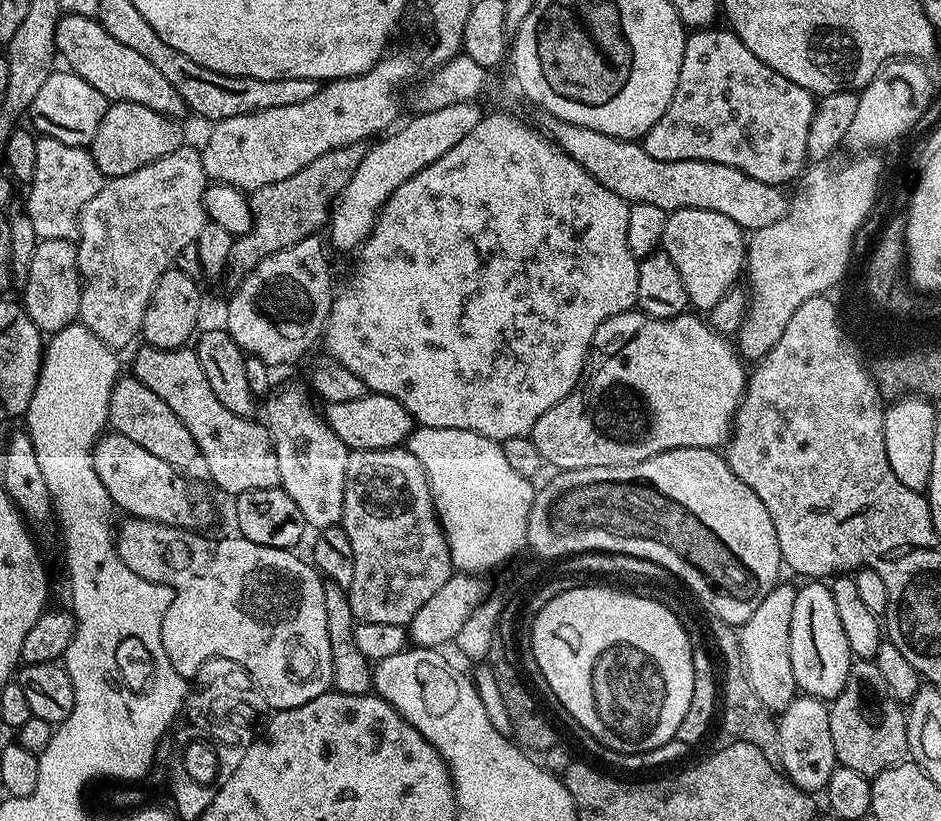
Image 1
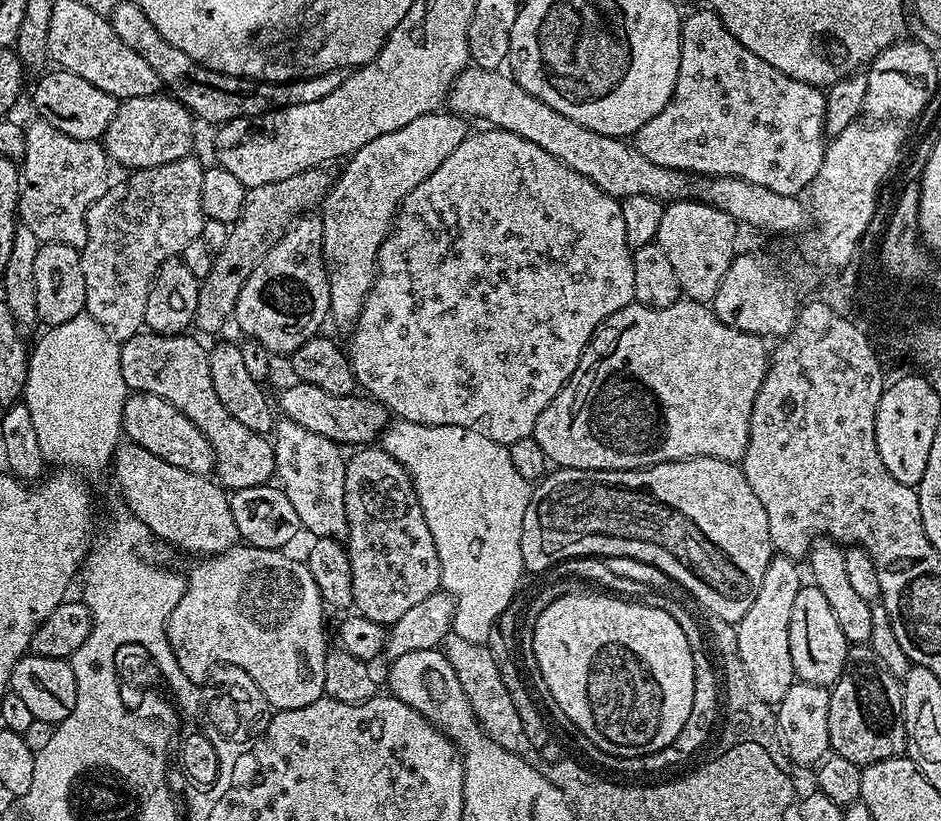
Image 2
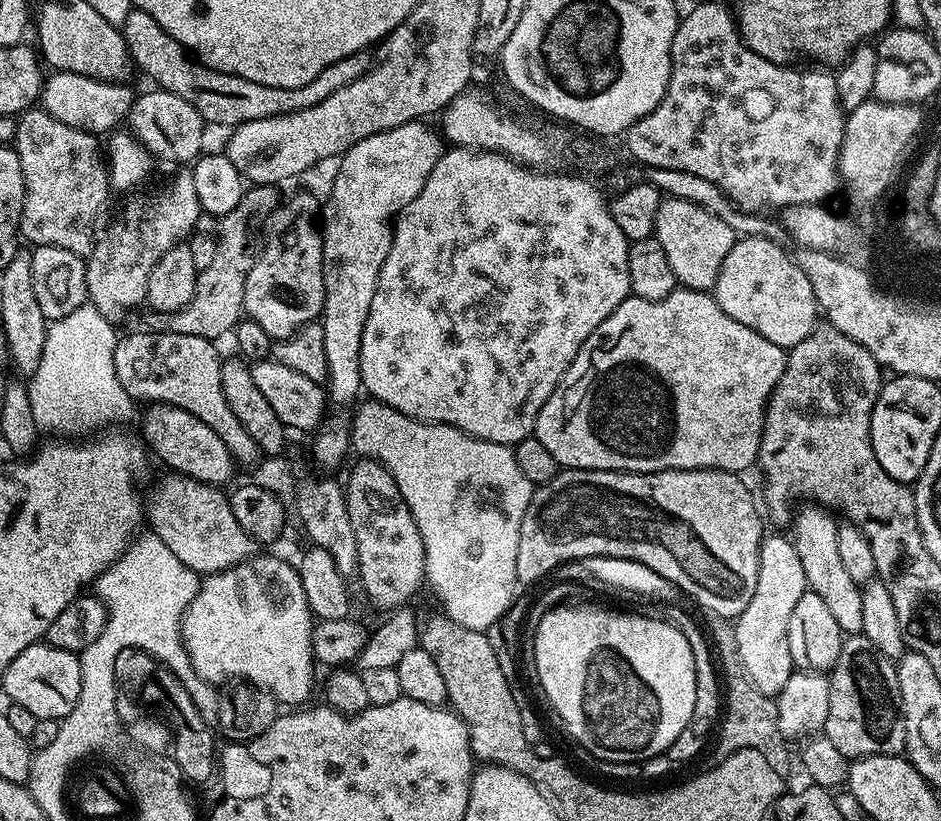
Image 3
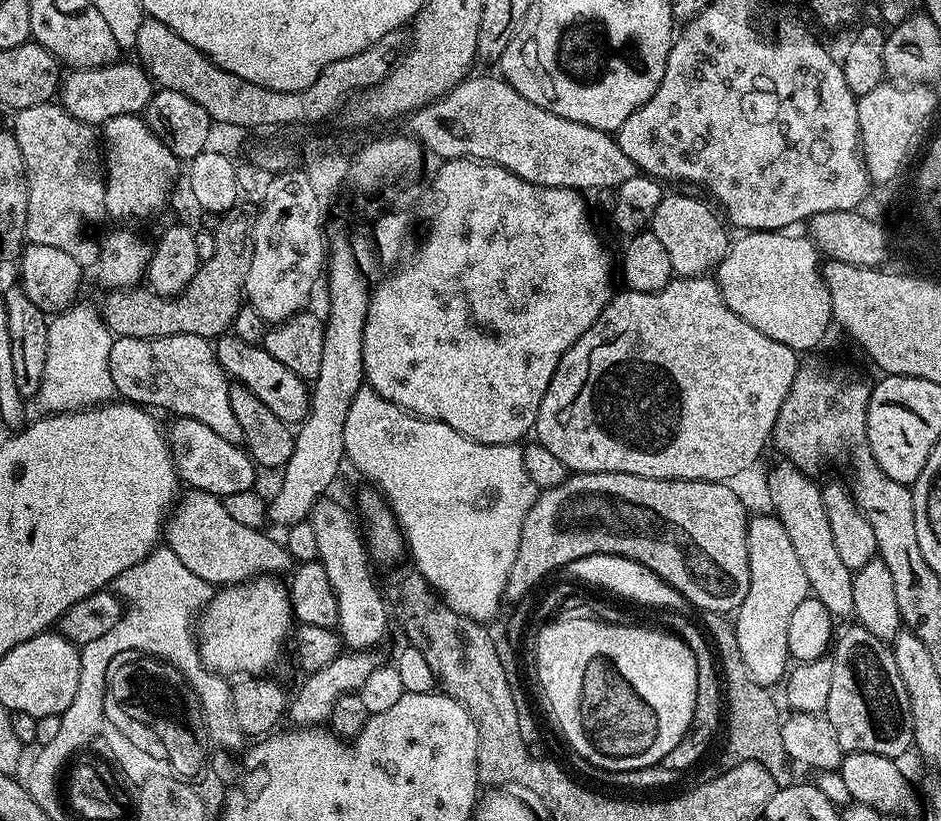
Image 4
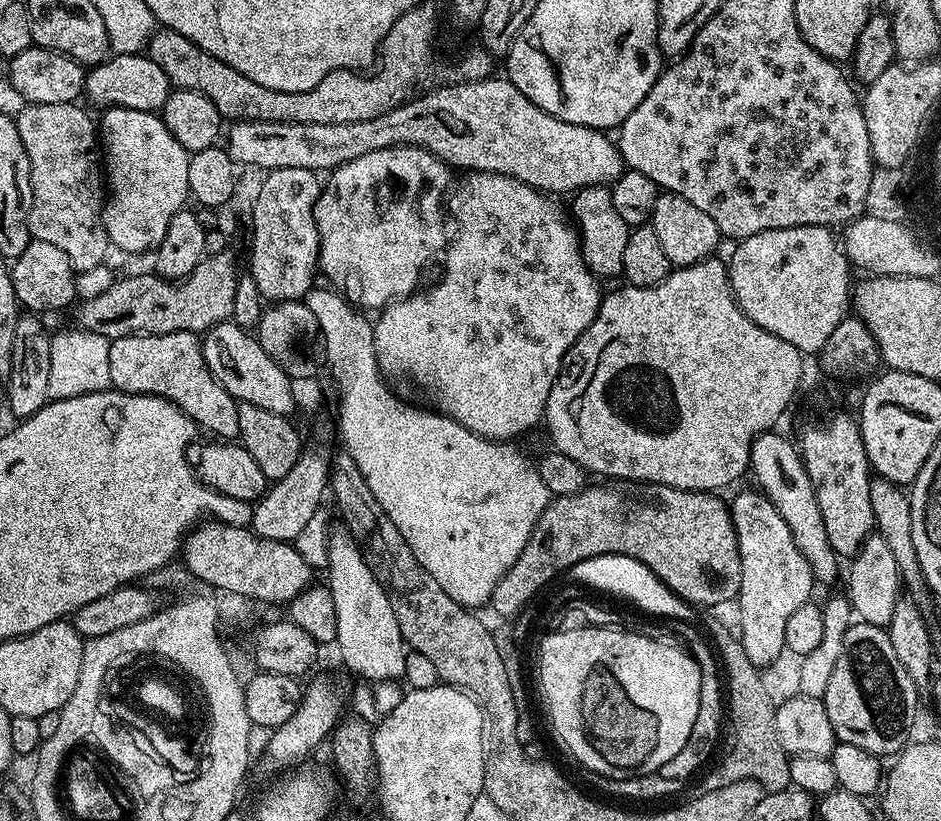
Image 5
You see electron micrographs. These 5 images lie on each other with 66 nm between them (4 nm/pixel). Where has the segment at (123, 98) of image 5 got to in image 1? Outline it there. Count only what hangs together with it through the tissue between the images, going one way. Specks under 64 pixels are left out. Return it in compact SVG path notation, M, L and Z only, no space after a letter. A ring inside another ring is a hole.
M53 70L50 78L46 78L46 83L38 89L30 109L31 127L40 136L58 138L58 142L66 142L66 146L83 148L91 145L94 134L98 134L98 122L102 122L110 102L98 94L90 82L78 78L78 74L71 70L60 71Z

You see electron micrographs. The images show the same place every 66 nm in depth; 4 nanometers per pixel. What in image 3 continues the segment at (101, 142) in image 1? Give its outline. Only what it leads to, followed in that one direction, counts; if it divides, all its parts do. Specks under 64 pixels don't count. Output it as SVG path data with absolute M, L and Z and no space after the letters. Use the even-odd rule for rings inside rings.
M151 90L135 97L128 112L127 131L135 136L152 158L169 160L176 166L188 166L202 153L202 132L205 121L190 102L163 90Z

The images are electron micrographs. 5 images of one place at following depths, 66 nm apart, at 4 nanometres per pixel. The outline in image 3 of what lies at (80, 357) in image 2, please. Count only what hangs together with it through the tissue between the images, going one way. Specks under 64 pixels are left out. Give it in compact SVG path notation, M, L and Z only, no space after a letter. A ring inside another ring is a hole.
M90 302L78 306L74 314L49 323L42 362L38 362L38 370L27 381L30 411L41 433L53 432L56 438L88 438L101 430L124 426L131 418L134 401L122 390L114 370L118 332L112 328L113 321L107 320Z

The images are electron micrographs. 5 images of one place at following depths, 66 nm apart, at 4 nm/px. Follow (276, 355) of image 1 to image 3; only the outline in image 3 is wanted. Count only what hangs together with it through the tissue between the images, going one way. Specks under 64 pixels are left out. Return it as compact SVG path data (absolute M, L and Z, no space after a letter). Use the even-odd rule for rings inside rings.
M308 192L285 199L271 214L266 225L268 237L263 237L256 265L244 283L244 316L253 320L273 342L290 338L302 326L313 323L324 310L324 275L322 274L322 242L324 237L318 227L318 200Z

